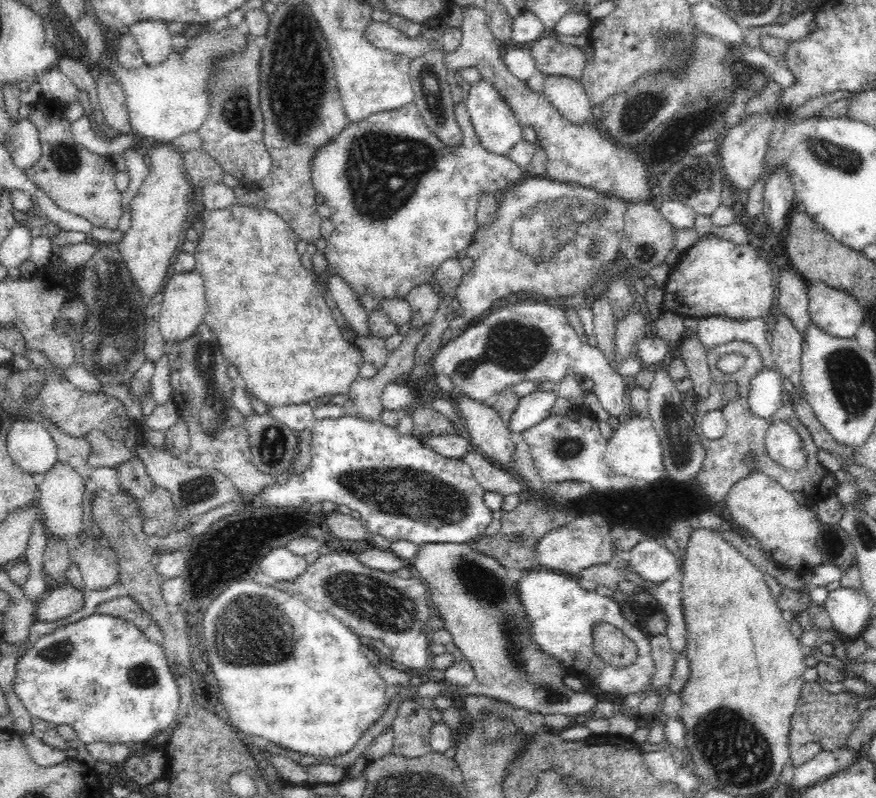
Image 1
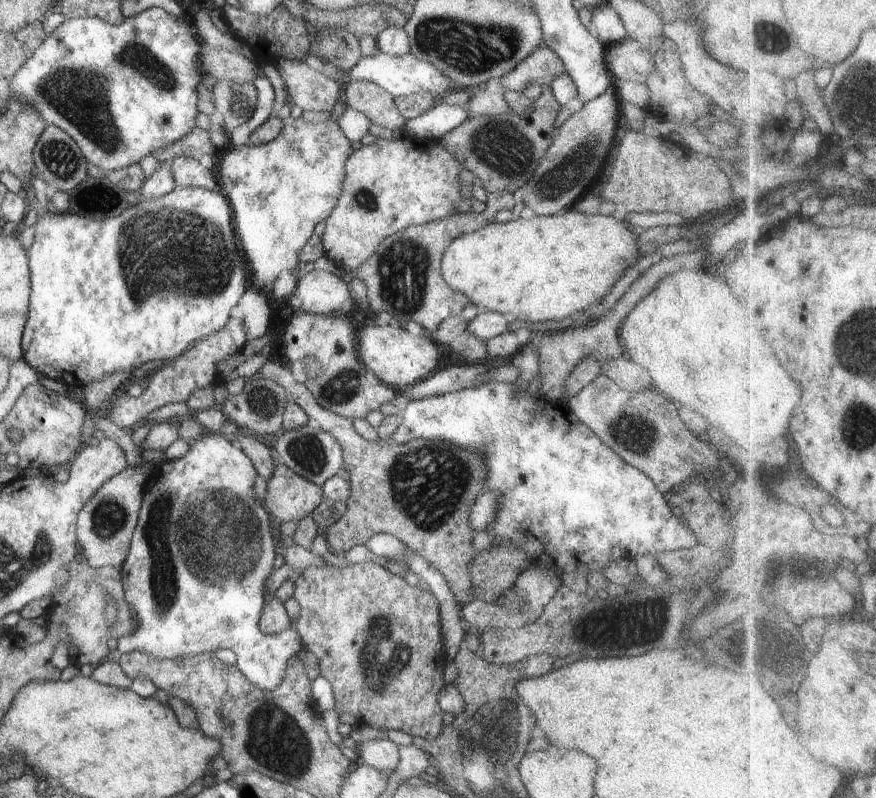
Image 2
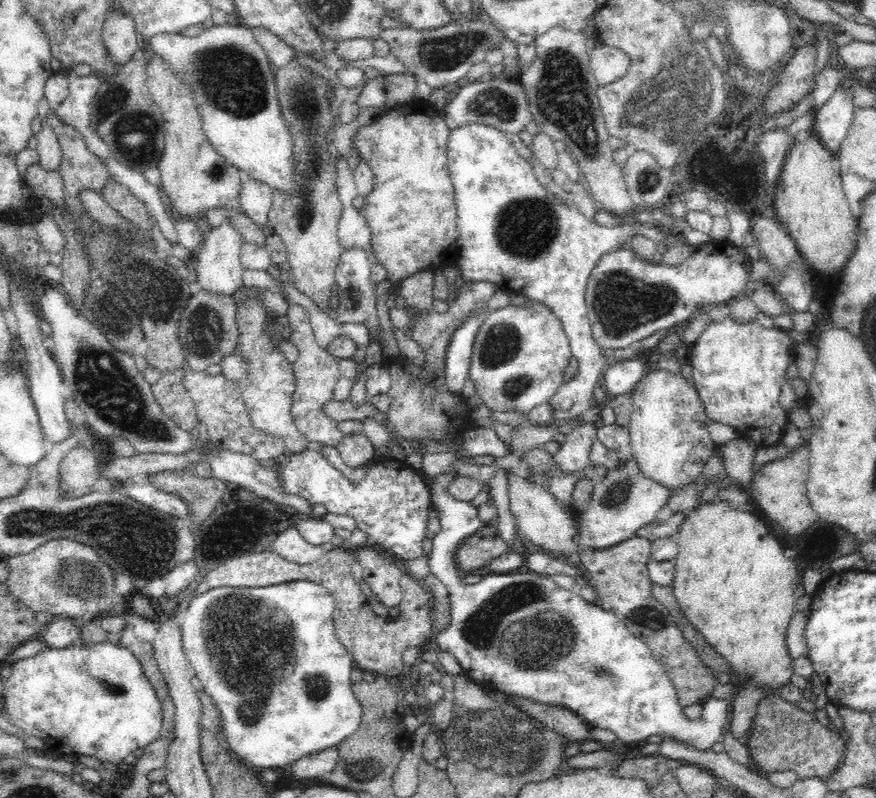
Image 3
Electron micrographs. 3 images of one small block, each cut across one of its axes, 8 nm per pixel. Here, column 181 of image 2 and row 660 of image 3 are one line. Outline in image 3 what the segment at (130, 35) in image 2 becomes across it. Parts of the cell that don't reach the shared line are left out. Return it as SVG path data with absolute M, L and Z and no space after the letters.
M100 641L99 643L92 643L86 645L84 642L70 645L64 648L48 647L40 649L35 655L30 658L23 658L22 660L16 661L11 665L12 671L10 677L3 682L3 699L5 700L5 707L3 710L4 716L8 720L19 726L24 731L24 734L28 736L35 736L42 738L47 743L47 748L53 753L61 755L73 753L75 756L94 756L100 761L112 762L112 764L122 763L122 760L138 750L138 748L146 748L148 744L154 742L159 737L160 728L162 728L162 705L160 705L160 699L150 683L150 679L144 675L144 669L140 665L140 661L136 659L136 655L128 648L124 648L119 642L118 644L112 644L109 641Z

